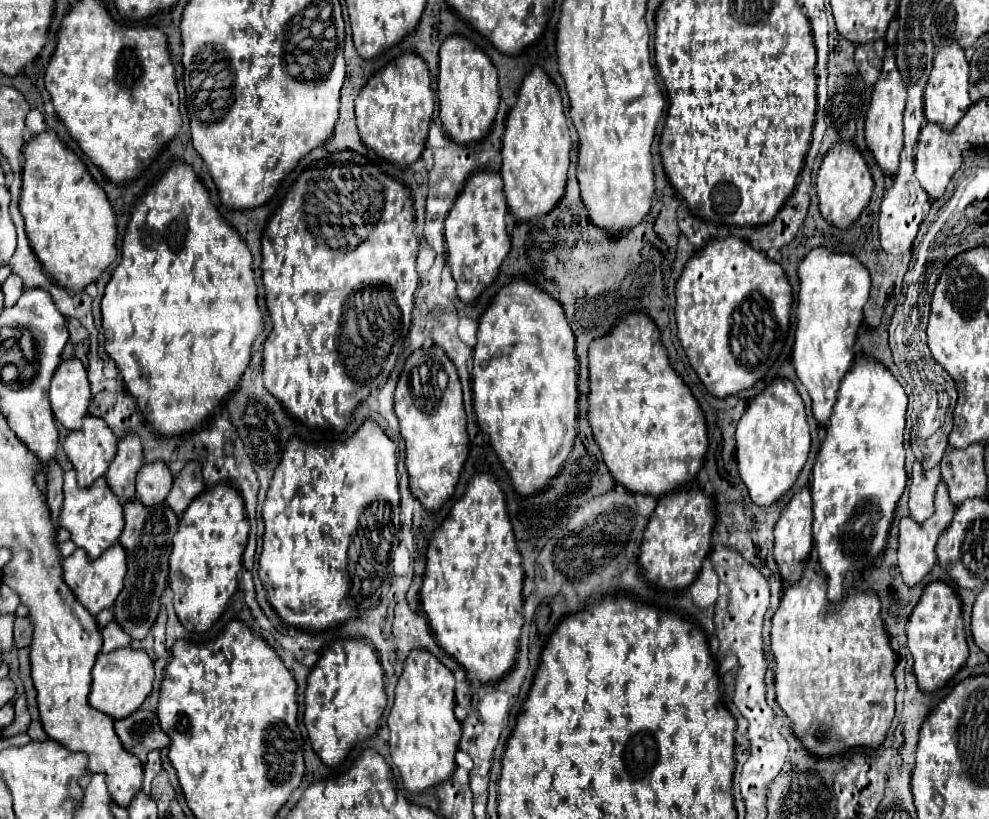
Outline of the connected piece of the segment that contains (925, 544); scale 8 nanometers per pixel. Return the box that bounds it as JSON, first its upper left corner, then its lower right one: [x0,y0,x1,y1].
[898,480,954,586]

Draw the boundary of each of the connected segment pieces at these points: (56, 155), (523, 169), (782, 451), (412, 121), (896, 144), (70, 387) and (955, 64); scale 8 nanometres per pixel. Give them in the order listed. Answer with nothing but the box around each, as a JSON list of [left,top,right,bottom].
[[20,130,116,290],[502,66,570,220],[736,378,810,506],[356,52,434,168],[866,44,906,174],[50,356,92,430],[924,44,972,130]]

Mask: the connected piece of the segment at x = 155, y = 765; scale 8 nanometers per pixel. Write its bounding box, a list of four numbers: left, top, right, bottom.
[144,752,162,793]

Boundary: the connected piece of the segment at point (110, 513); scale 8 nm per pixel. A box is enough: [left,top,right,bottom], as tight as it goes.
[58,470,124,560]

